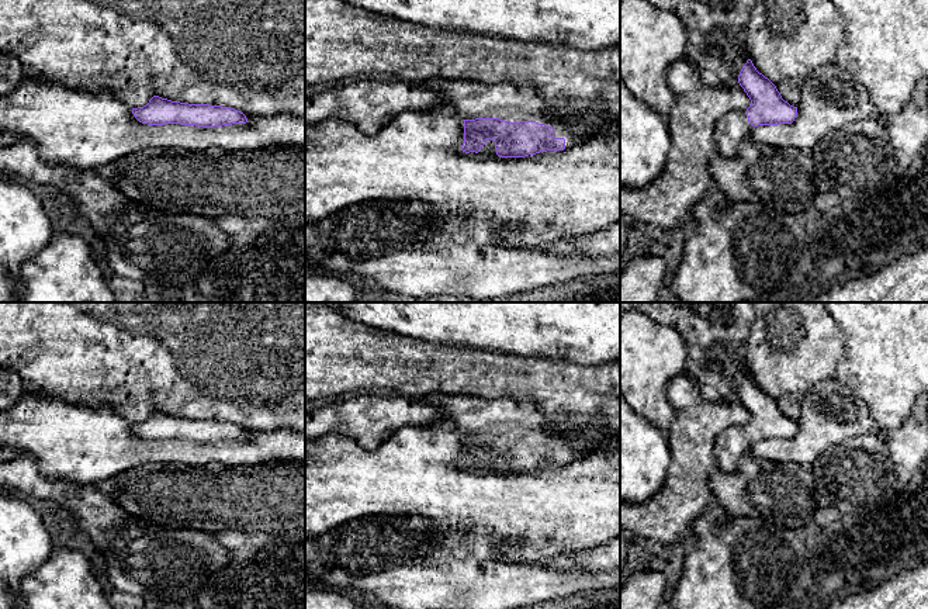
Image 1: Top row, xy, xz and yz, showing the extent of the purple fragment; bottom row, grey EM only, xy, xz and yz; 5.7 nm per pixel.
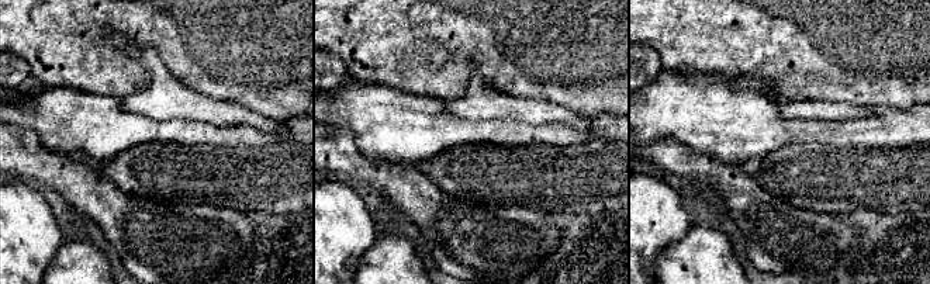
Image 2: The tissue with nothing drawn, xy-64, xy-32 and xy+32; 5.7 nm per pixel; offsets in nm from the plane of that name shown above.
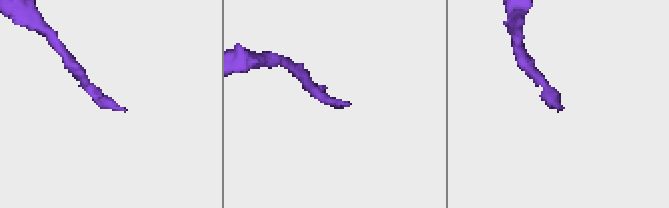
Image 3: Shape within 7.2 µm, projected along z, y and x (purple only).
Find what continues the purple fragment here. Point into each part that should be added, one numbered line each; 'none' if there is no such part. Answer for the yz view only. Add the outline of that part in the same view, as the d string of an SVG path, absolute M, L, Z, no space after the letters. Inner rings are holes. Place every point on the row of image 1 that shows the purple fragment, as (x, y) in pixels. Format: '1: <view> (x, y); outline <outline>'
1: yz (733, 128); outline M747 110L730 111L718 118L714 127L714 145L717 153L734 158L740 145L749 139L754 125L748 122Z

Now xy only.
none

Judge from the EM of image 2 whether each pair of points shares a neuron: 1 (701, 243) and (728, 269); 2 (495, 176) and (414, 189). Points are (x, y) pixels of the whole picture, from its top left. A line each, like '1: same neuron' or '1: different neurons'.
1: same neuron
2: different neurons

